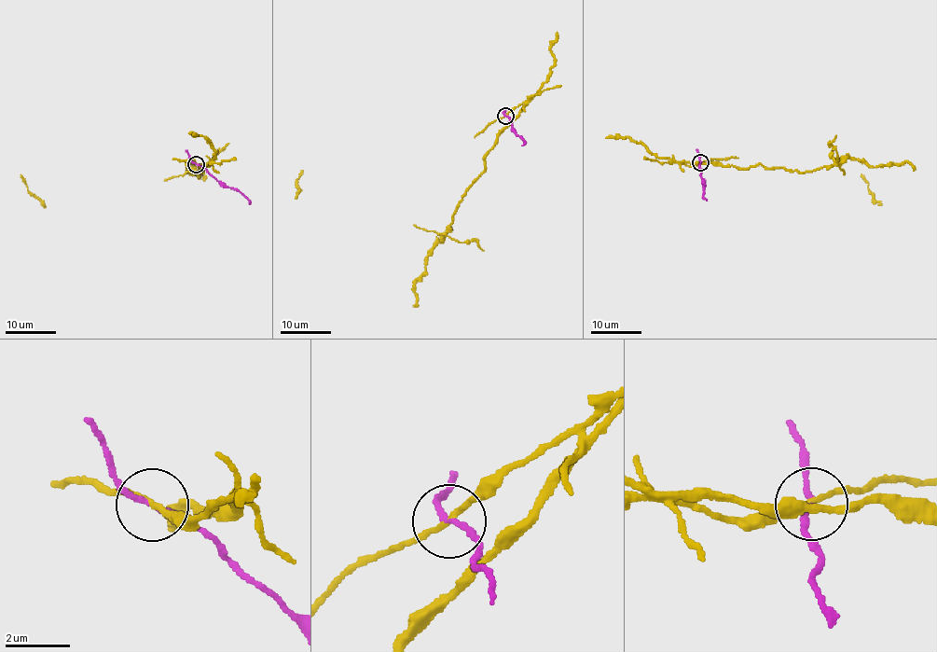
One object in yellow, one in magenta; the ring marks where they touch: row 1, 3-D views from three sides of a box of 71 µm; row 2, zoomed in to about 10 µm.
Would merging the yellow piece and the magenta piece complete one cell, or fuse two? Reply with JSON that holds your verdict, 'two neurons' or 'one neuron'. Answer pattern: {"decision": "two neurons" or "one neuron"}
{"decision": "two neurons"}

